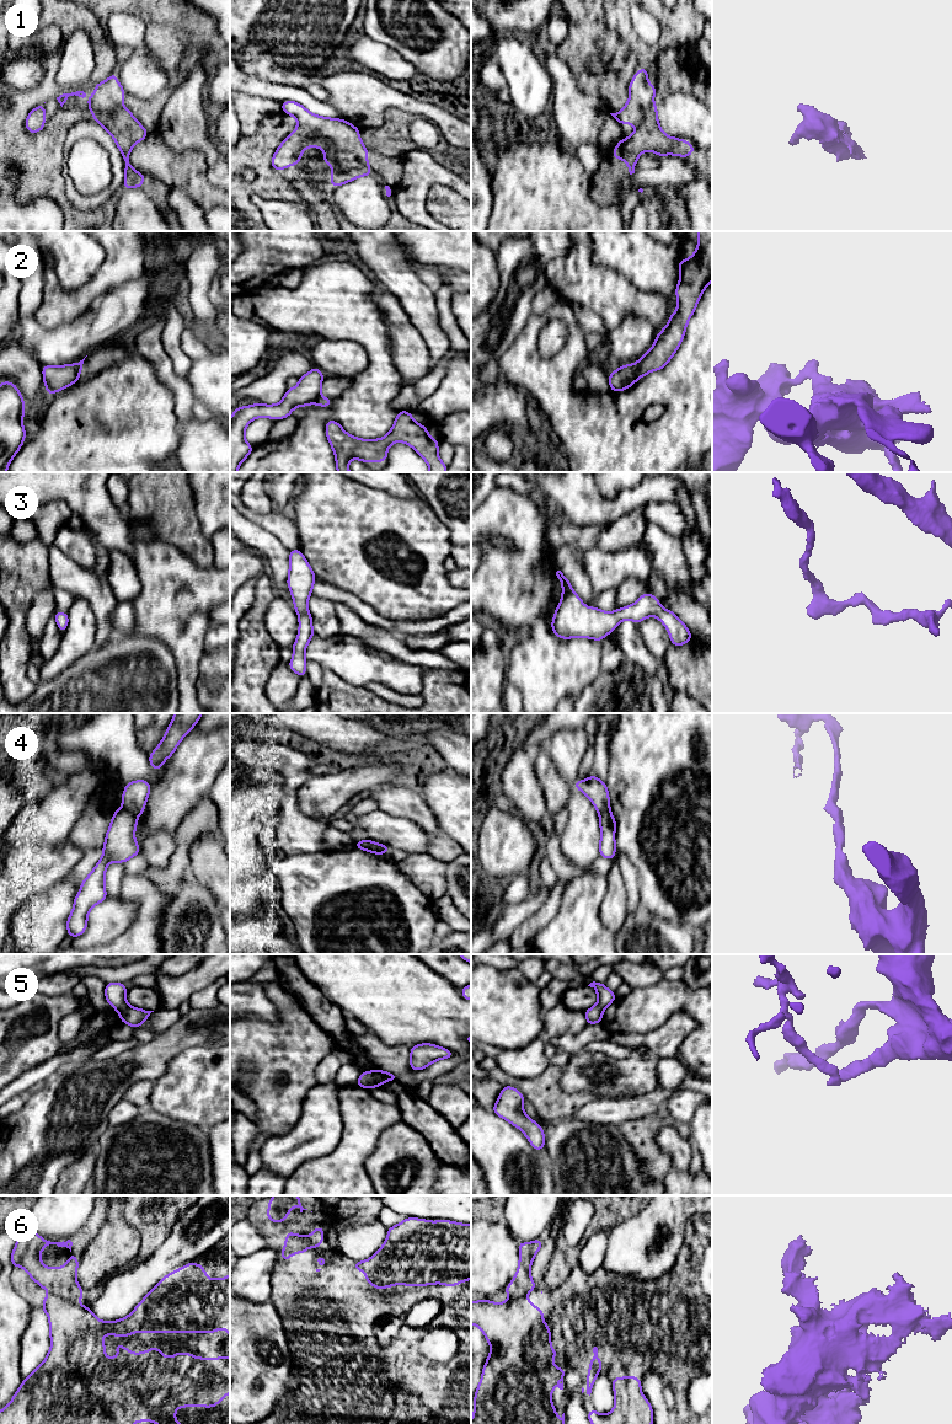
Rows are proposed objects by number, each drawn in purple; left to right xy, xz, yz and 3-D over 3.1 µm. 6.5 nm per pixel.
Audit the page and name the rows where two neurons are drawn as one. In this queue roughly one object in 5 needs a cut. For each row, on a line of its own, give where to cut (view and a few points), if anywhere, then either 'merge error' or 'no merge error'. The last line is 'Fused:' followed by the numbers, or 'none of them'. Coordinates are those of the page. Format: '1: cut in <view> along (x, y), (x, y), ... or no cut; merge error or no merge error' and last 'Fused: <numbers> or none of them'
1: cut in xz along (368, 166), (333, 171); merge error
2: cut in yz along (635, 364), (638, 378); merge error
3: no cut; no merge error
4: cut in xy along (123, 808), (137, 814); merge error
5: cut in xy along (128, 1006), (118, 1011); merge error
6: cut in xy along (53, 1294), (75, 1302); merge error
Fused: 1, 2, 4, 5, 6

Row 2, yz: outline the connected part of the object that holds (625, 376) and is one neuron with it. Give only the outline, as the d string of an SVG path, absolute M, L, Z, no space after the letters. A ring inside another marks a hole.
M636 364L621 365L617 370L609 374L610 391L619 392L631 387L637 381Z

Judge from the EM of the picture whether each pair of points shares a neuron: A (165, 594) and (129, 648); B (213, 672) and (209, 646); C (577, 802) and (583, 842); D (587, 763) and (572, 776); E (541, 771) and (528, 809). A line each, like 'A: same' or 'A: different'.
A: different
B: different
C: same
D: different
E: different

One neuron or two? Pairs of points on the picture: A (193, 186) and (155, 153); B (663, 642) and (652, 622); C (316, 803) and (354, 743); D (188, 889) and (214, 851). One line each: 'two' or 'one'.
A: one
B: one
C: two
D: two

